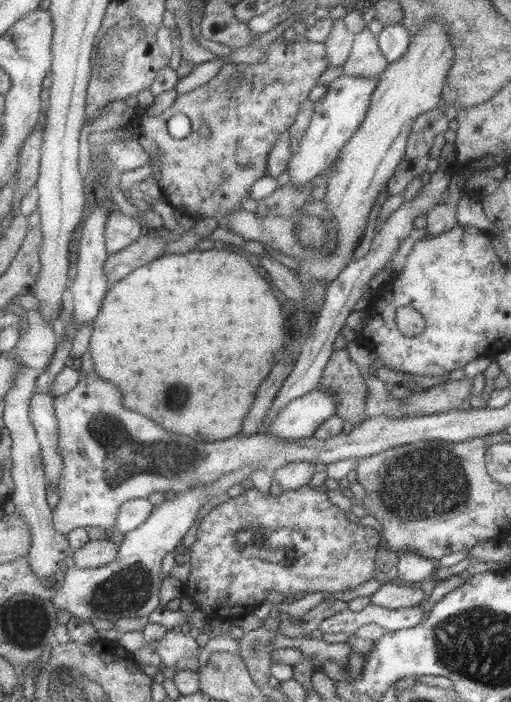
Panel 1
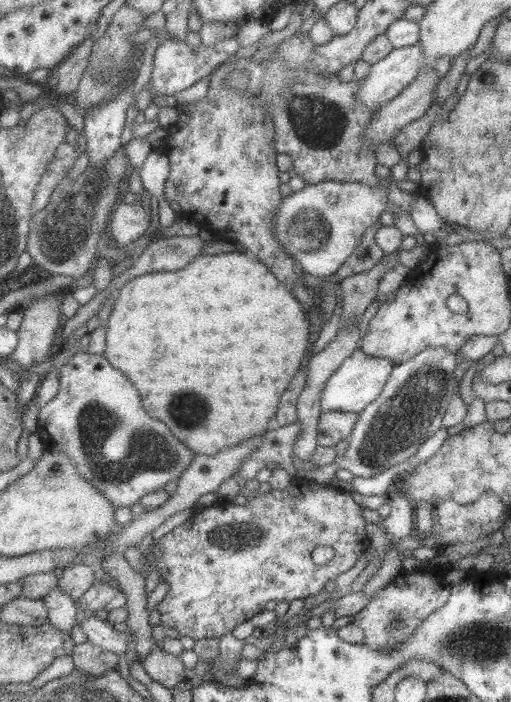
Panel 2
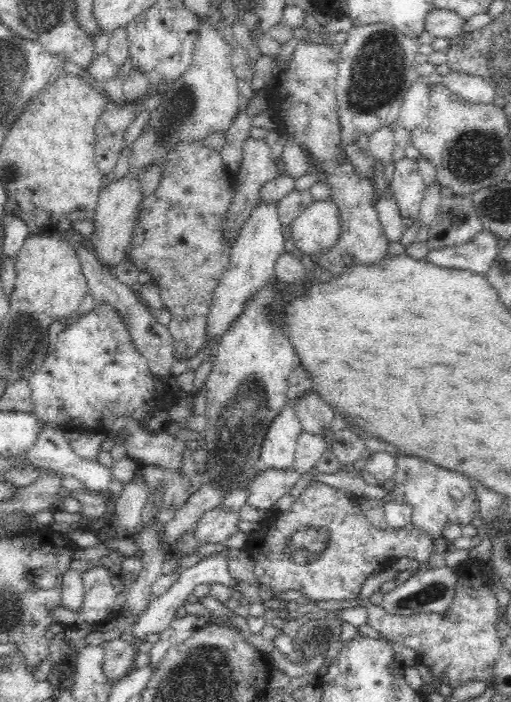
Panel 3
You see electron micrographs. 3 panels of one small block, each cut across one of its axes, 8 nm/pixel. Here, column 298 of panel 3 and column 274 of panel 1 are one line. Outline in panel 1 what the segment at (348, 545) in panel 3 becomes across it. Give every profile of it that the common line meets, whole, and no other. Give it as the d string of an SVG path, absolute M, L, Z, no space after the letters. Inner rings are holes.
M309 483L297 488L297 490L282 490L278 496L272 496L268 490L261 492L255 487L245 489L241 494L229 497L224 503L214 506L207 514L203 516L196 530L196 539L190 546L190 564L189 576L187 581L181 583L181 596L190 598L197 610L203 612L206 618L237 618L245 613L250 613L252 609L259 604L266 602L269 592L279 592L279 594L291 594L295 592L341 592L343 590L354 589L357 585L371 580L373 578L374 556L376 553L376 544L381 540L380 532L373 528L363 528L357 523L351 523L344 515L343 511L333 505L327 498L325 492L320 488L313 487Z

